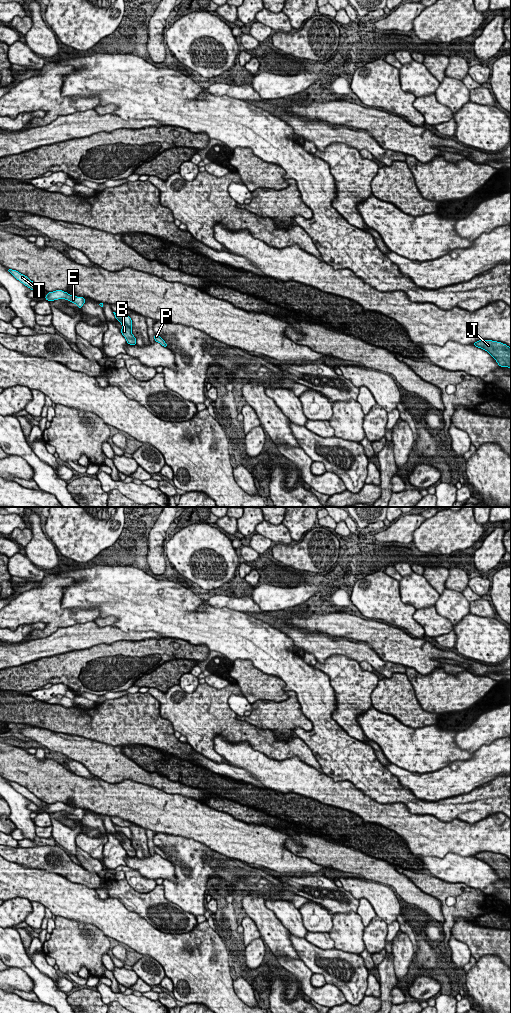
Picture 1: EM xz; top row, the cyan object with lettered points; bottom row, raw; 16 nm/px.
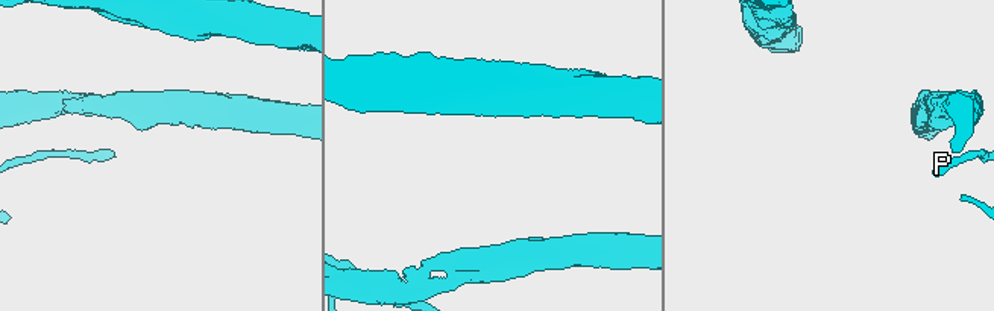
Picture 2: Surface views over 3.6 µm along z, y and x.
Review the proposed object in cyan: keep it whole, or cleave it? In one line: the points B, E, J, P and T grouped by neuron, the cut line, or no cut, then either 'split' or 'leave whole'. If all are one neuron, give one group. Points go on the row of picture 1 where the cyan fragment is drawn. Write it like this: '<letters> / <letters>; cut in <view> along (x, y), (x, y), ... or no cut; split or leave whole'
B J / E P T; cut in xz along (118, 319), (121, 319), (131, 329); split

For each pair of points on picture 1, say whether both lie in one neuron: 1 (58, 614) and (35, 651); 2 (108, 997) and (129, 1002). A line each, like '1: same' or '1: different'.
1: different
2: same

